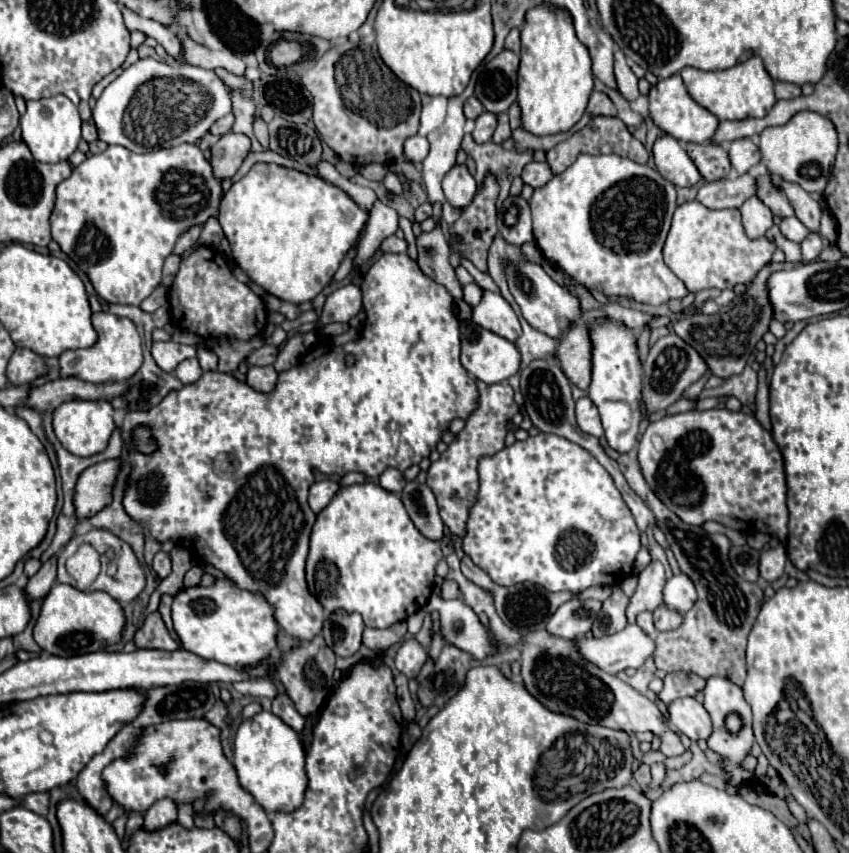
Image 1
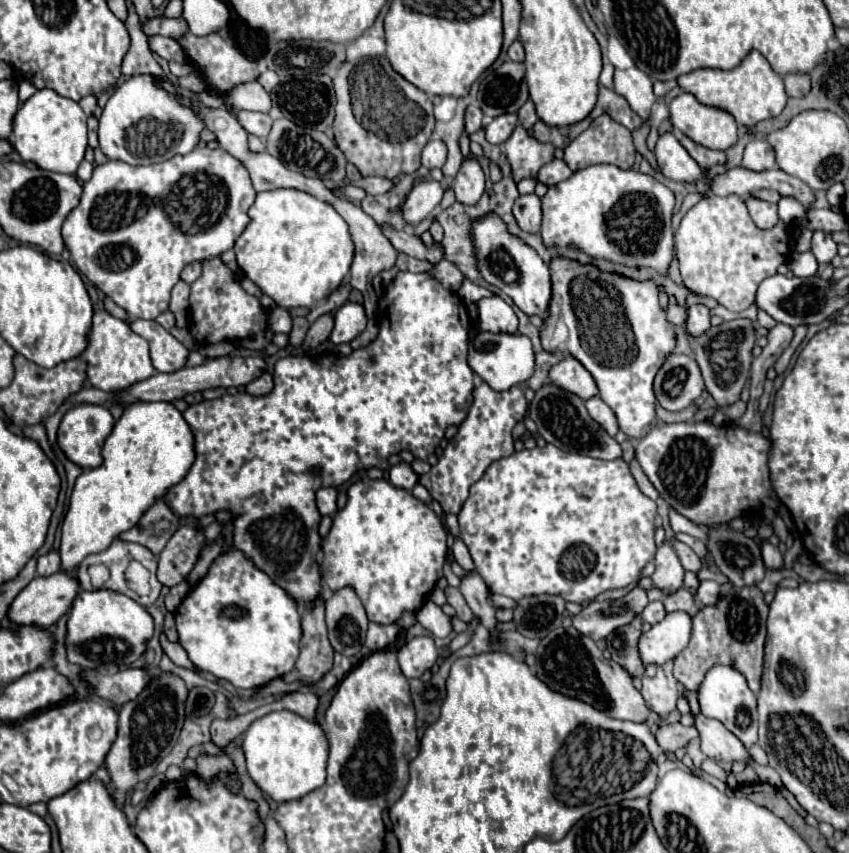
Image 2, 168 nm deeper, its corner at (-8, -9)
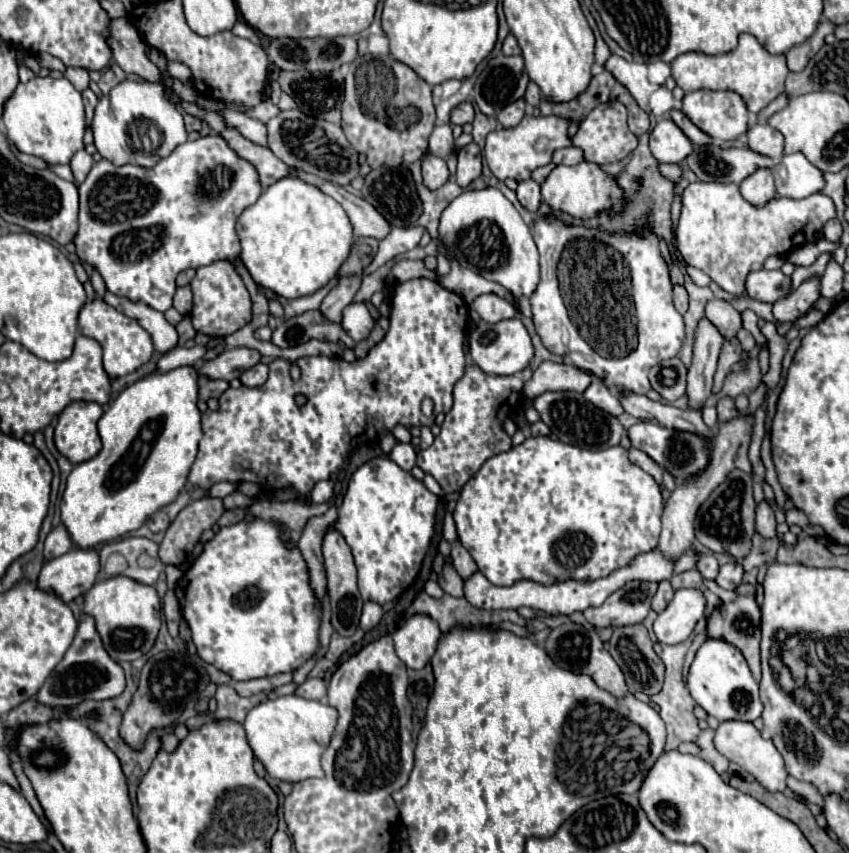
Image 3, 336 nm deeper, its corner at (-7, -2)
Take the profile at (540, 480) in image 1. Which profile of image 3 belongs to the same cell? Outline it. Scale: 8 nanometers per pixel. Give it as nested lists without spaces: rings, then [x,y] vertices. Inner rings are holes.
[[[548,436],[526,438],[520,446],[514,446],[508,452],[488,458],[462,488],[454,510],[460,542],[478,564],[478,572],[482,572],[492,584],[506,584],[506,586],[516,584],[518,580],[538,580],[540,584],[554,584],[554,580],[598,580],[602,576],[610,576],[610,572],[630,564],[634,556],[640,556],[642,552],[650,552],[656,548],[660,534],[660,516],[662,516],[660,488],[652,476],[648,476],[646,472],[642,472],[642,468],[638,468],[628,460],[628,450],[624,450],[622,446],[612,446],[608,450],[584,450],[564,444],[560,440],[552,440]]]

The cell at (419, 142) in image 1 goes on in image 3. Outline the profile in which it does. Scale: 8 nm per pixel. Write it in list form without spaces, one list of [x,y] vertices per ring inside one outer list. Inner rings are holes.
[[[448,124],[436,126],[432,136],[430,136],[430,154],[446,160],[450,156],[450,152],[452,152],[452,144],[454,144],[452,128]]]

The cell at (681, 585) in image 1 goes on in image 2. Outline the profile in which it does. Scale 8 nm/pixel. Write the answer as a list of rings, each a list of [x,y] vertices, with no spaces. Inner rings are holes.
[[[701,581],[695,597],[701,601],[701,605],[711,605],[719,599],[719,591],[721,591],[721,585],[717,581]]]

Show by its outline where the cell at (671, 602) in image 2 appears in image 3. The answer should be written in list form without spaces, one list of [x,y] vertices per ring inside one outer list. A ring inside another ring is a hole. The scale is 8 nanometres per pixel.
[[[688,570],[688,572],[682,572],[682,574],[676,574],[672,576],[672,588],[678,590],[678,588],[702,588],[702,576],[698,570]]]

